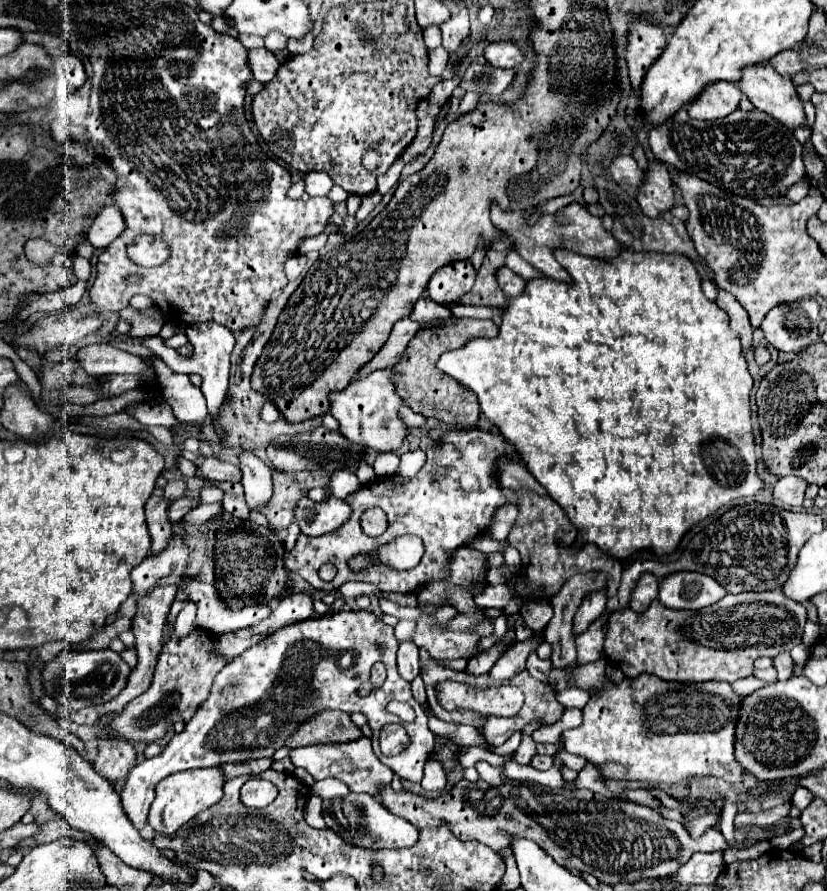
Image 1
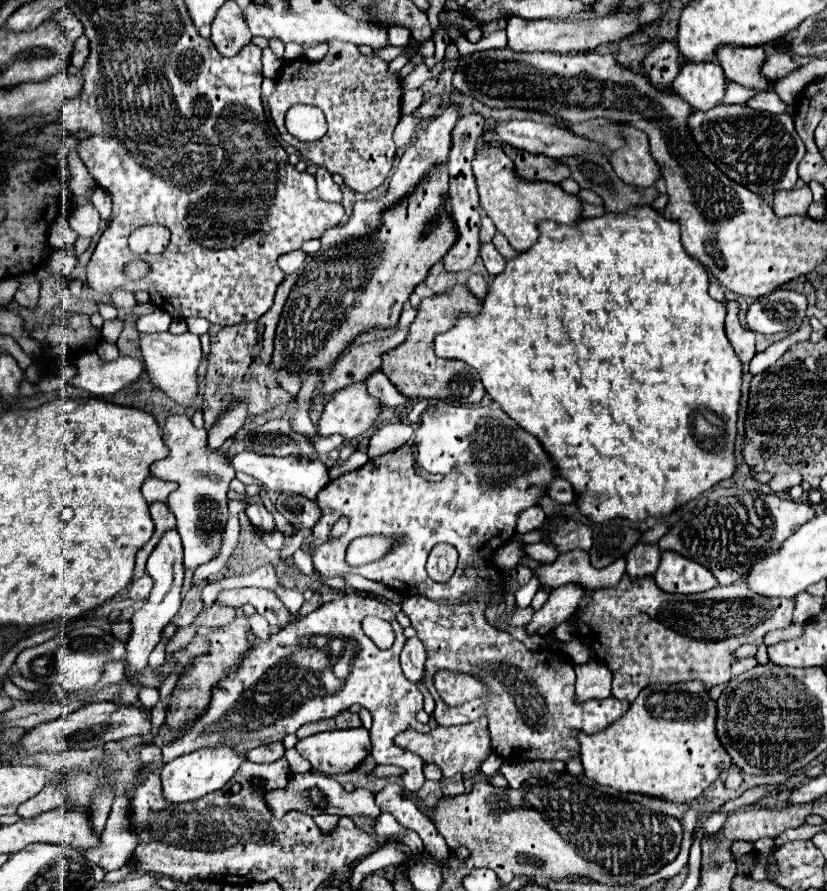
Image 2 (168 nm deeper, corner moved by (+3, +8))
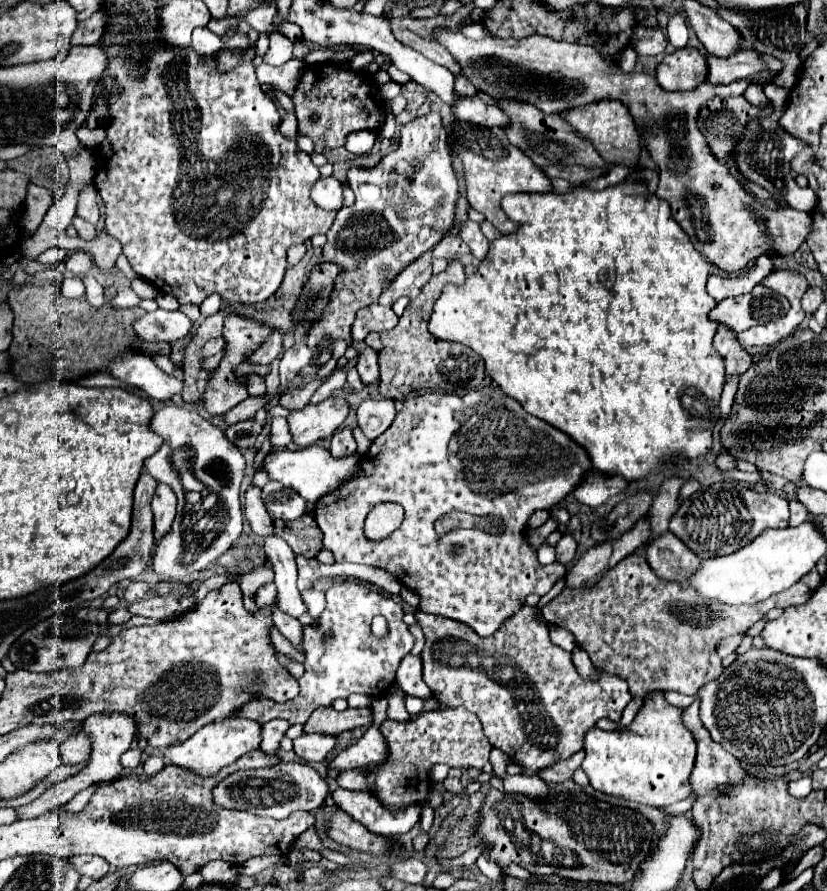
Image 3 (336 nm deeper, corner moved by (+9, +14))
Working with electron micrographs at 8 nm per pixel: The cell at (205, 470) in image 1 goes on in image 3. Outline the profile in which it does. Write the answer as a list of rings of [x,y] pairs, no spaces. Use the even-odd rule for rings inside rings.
[[[312,445],[312,447],[304,447],[304,449],[276,449],[274,453],[270,453],[266,457],[266,471],[270,473],[270,479],[284,483],[286,487],[300,493],[306,501],[316,503],[326,493],[332,493],[338,485],[350,481],[348,477],[350,475],[354,477],[354,473],[358,471],[360,459],[362,459],[360,453],[346,455],[340,459],[332,457],[332,453],[320,445]]]

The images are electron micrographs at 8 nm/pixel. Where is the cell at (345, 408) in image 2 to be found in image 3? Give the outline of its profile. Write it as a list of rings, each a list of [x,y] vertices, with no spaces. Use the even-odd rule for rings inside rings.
[[[330,397],[318,405],[306,405],[300,411],[288,413],[288,425],[292,443],[298,447],[314,445],[316,441],[330,437],[348,417],[348,401],[342,397]]]

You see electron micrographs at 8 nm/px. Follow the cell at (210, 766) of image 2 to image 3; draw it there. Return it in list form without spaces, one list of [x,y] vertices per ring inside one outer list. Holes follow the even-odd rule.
[[[226,717],[222,721],[214,721],[214,723],[204,725],[200,731],[196,731],[182,745],[168,747],[164,751],[164,755],[174,765],[186,767],[186,769],[190,769],[202,777],[210,777],[210,775],[218,773],[222,767],[232,765],[244,753],[260,749],[260,743],[262,743],[260,737],[262,737],[262,725],[258,725],[258,721],[242,719],[242,717]]]

